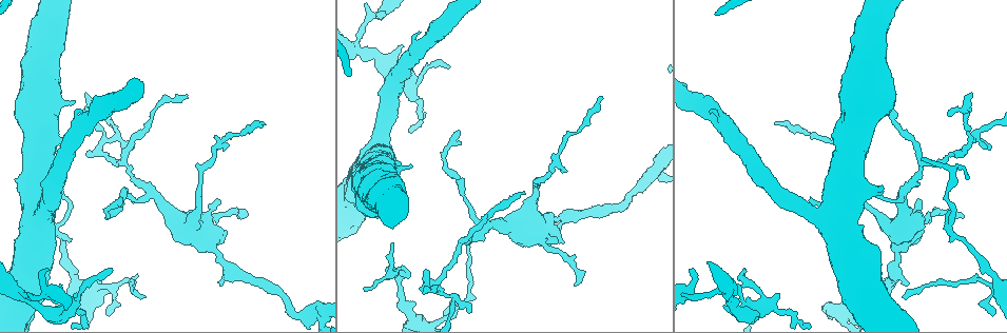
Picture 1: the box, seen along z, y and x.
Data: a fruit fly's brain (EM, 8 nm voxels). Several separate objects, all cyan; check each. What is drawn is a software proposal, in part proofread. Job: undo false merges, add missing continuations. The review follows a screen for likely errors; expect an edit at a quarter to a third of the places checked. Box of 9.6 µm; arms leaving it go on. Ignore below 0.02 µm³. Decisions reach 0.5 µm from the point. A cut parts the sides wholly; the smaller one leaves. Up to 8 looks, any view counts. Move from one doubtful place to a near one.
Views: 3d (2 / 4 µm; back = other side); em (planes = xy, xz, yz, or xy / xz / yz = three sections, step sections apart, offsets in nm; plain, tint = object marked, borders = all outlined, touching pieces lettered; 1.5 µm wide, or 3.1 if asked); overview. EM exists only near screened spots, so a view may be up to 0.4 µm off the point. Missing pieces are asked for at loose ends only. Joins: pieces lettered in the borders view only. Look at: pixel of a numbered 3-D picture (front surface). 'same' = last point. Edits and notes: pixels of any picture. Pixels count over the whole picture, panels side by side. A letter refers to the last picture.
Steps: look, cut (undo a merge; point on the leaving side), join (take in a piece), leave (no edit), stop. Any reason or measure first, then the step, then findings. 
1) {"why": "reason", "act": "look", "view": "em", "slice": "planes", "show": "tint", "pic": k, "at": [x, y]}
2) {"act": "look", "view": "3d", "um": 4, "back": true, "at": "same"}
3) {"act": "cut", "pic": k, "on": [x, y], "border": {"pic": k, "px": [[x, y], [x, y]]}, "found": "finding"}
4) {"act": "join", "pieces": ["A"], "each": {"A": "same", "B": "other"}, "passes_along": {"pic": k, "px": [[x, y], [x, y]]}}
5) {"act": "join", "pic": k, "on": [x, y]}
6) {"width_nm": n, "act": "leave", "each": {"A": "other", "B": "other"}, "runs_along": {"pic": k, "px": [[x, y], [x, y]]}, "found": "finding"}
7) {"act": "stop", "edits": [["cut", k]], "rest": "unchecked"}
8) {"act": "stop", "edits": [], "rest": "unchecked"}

{"act": "look", "view": "em", "slice": "planes", "show": "borders", "pic": 1, "at": [352, 47]}

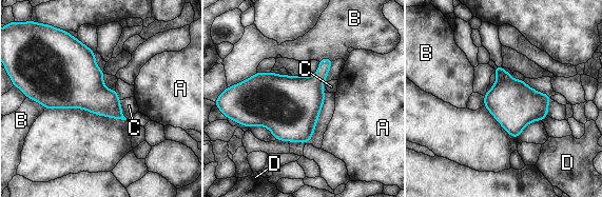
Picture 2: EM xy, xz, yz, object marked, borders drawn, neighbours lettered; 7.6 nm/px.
{"act": "leave", "each": {"A": "other", "B": "other", "C": "other", "D": "other"}, "found": "all the same neuron"}

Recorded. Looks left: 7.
{"why": "branch stops here", "act": "look", "view": "3d", "um": 2, "back": true, "pic": 1, "at": [449, 67]}

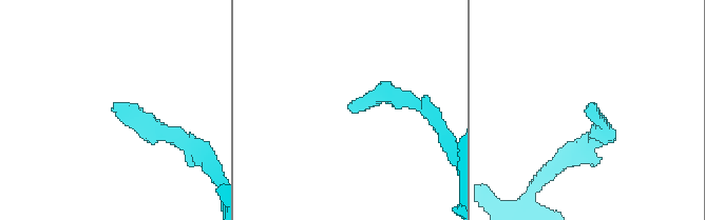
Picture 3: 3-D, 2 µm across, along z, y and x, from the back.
{"why": "now the EM", "act": "look", "view": "em", "slice": "xz", "step": 8, "show": "borders", "pic": 3, "at": [351, 104]}

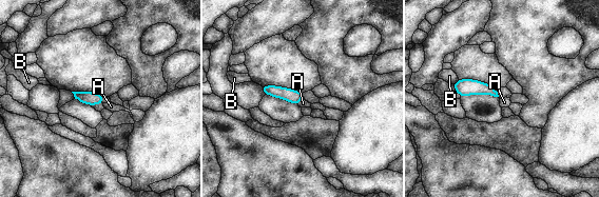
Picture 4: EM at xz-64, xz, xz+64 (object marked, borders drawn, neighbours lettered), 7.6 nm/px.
{"why": "cut it another way", "act": "look", "view": "em", "slice": "planes", "show": "borders", "at": "same"}

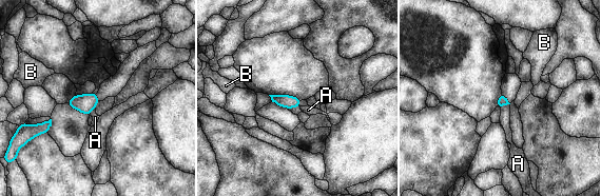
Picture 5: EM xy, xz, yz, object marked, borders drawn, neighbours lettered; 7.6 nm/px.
{"act": "leave", "each": {"A": "other", "B": "other"}, "border": {"pic": 5, "px": [[509, 103], [500, 108]]}, "found": "no lettered piece goes on from it"}

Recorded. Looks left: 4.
{"act": "look", "view": "em", "slice": "planes", "show": "borders", "pic": 1, "at": [972, 137]}

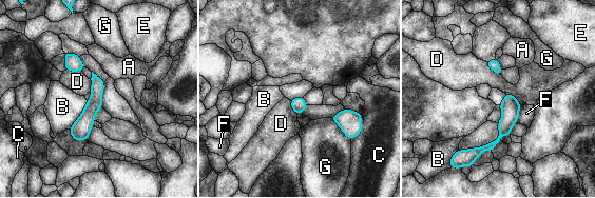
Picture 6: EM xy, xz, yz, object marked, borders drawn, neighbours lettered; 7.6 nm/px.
{"width_nm": 110, "act": "leave", "each": {"A": "other", "B": "other", "C": "other", "D": "other", "E": "other", "F": "other", "G": "other"}, "runs_along": {"pic": 6, "px": [[94, 77], [96, 100], [76, 137]]}, "found": "all the same neuron"}

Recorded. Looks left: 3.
{"act": "stop", "edits": [], "rest": "unchecked"}

